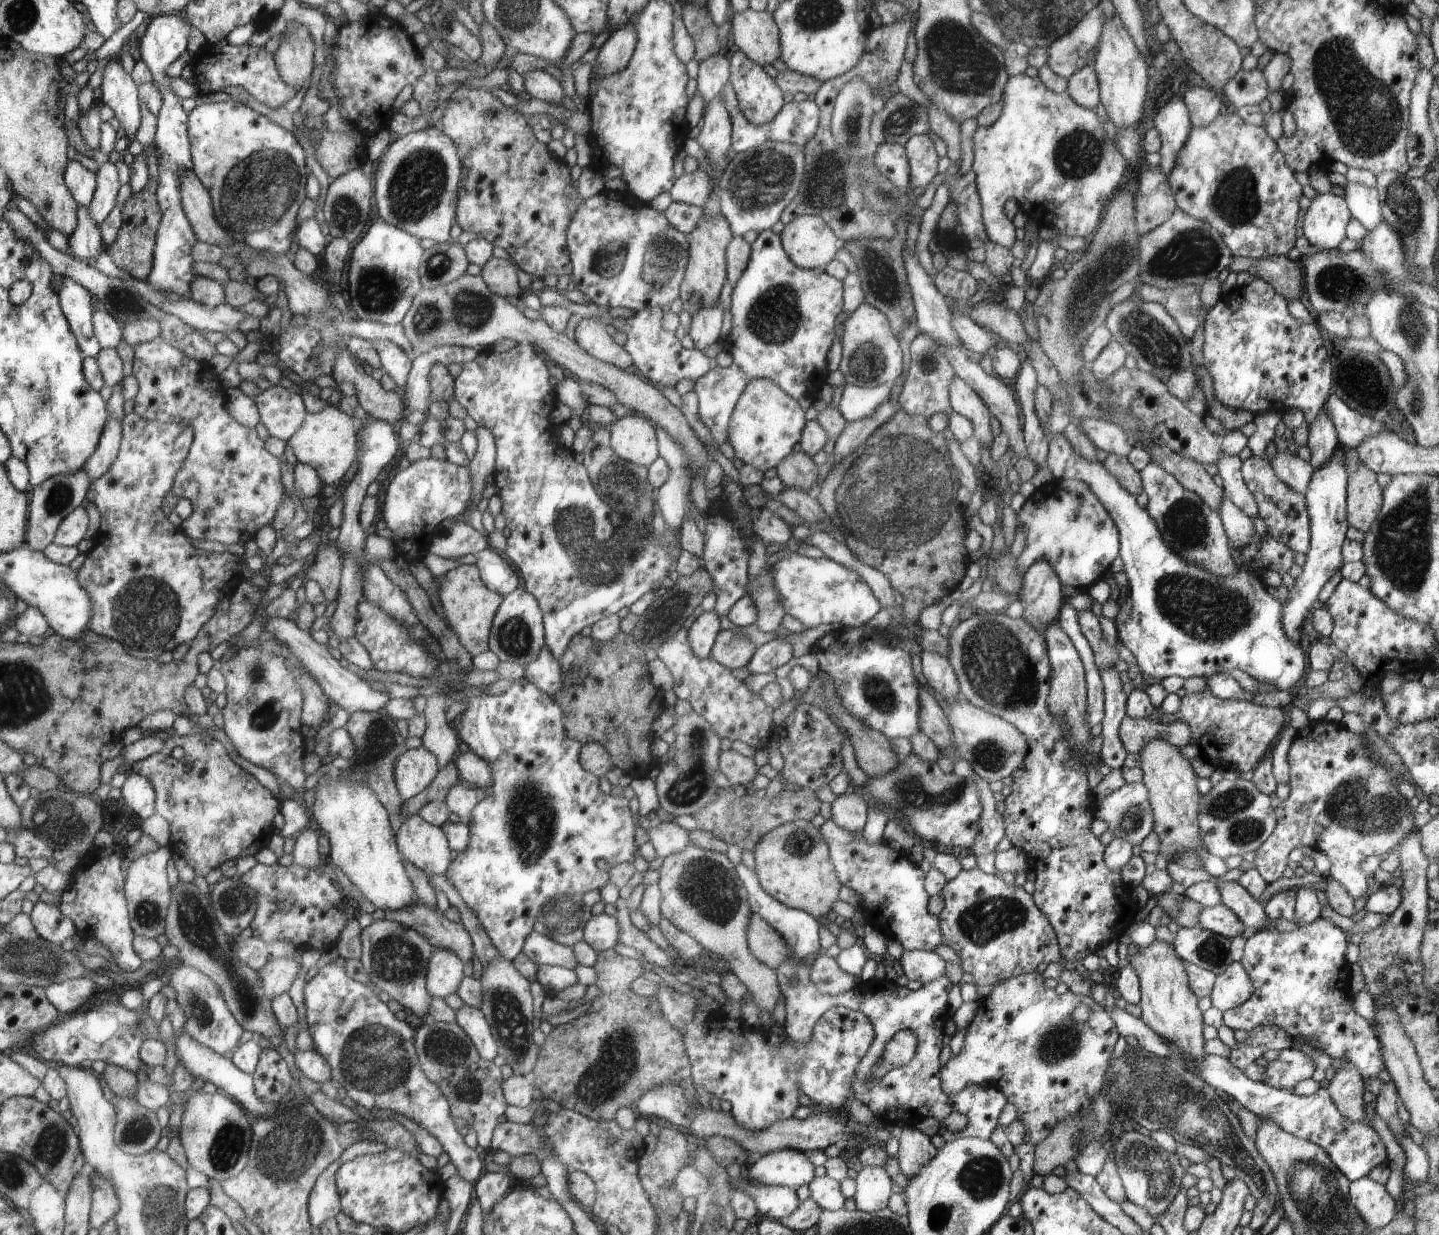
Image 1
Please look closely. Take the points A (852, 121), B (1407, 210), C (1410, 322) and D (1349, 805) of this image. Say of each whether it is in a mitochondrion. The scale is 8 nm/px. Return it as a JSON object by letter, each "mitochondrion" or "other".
{"A":"mitochondrion","B":"mitochondrion","C":"mitochondrion","D":"mitochondrion"}

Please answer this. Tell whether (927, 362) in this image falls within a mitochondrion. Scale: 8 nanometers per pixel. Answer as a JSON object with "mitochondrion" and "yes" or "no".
{"mitochondrion":"yes"}

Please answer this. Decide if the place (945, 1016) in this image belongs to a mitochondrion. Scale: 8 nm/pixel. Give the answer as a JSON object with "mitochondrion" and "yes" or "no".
{"mitochondrion":"no"}

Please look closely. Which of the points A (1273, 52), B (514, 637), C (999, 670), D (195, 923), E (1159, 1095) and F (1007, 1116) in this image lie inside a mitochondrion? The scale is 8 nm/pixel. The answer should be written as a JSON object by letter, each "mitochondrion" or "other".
{"A":"other","B":"mitochondrion","C":"mitochondrion","D":"mitochondrion","E":"mitochondrion","F":"other"}

